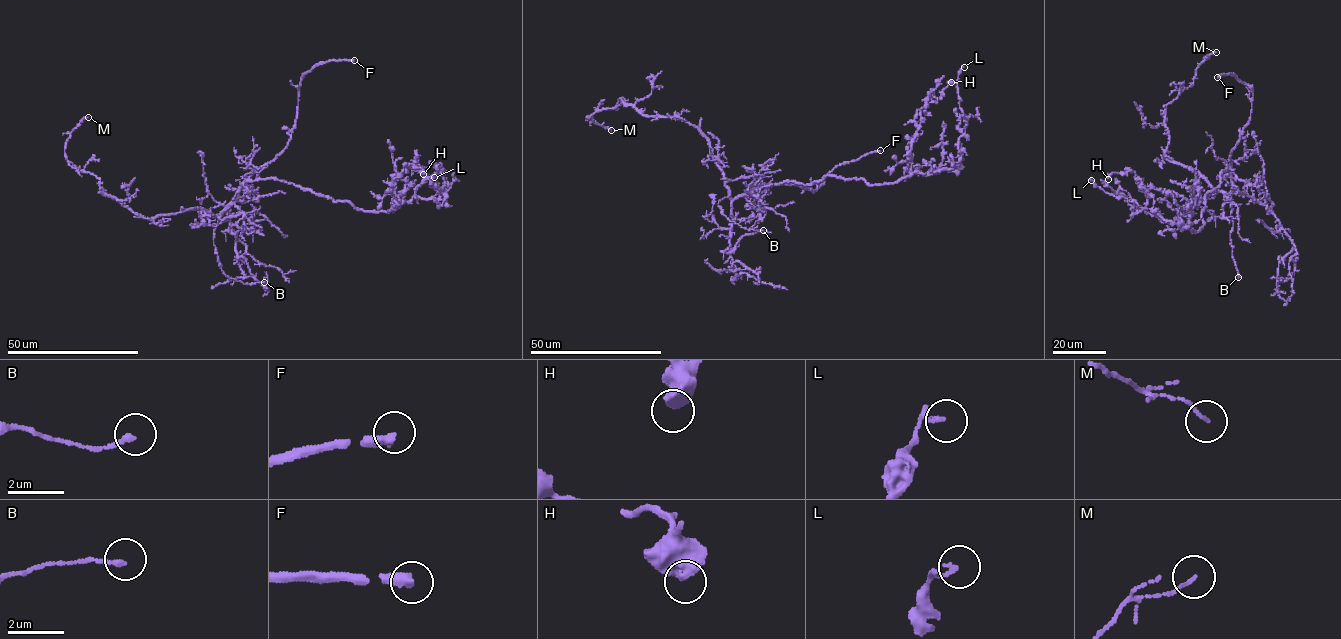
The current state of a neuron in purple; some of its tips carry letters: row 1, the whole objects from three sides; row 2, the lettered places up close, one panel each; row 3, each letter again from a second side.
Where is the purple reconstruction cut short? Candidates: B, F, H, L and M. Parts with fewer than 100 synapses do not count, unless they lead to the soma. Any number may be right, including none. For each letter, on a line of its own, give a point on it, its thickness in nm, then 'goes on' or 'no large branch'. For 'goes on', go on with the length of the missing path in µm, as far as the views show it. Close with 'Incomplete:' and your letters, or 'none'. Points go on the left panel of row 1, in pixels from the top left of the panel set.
B: at (264, 282); 180 nm thick; no large branch
F: at (354, 60); 340 nm thick; no large branch
H: at (423, 174); 700 nm thick; no large branch
L: at (434, 177); 160 nm thick; no large branch
M: at (88, 117); 110 nm thick; no large branch
Incomplete: none

